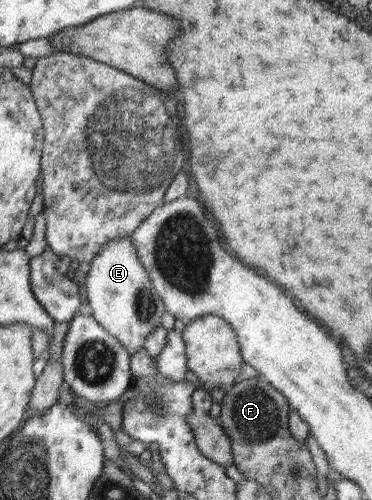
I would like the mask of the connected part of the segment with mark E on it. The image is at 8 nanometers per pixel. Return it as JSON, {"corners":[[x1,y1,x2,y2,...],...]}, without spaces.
{"corners":[[131,238,105,243,103,251,90,261,84,284,87,287,87,303,95,321,118,339,129,355,144,348,145,338,161,325,166,310]]}

